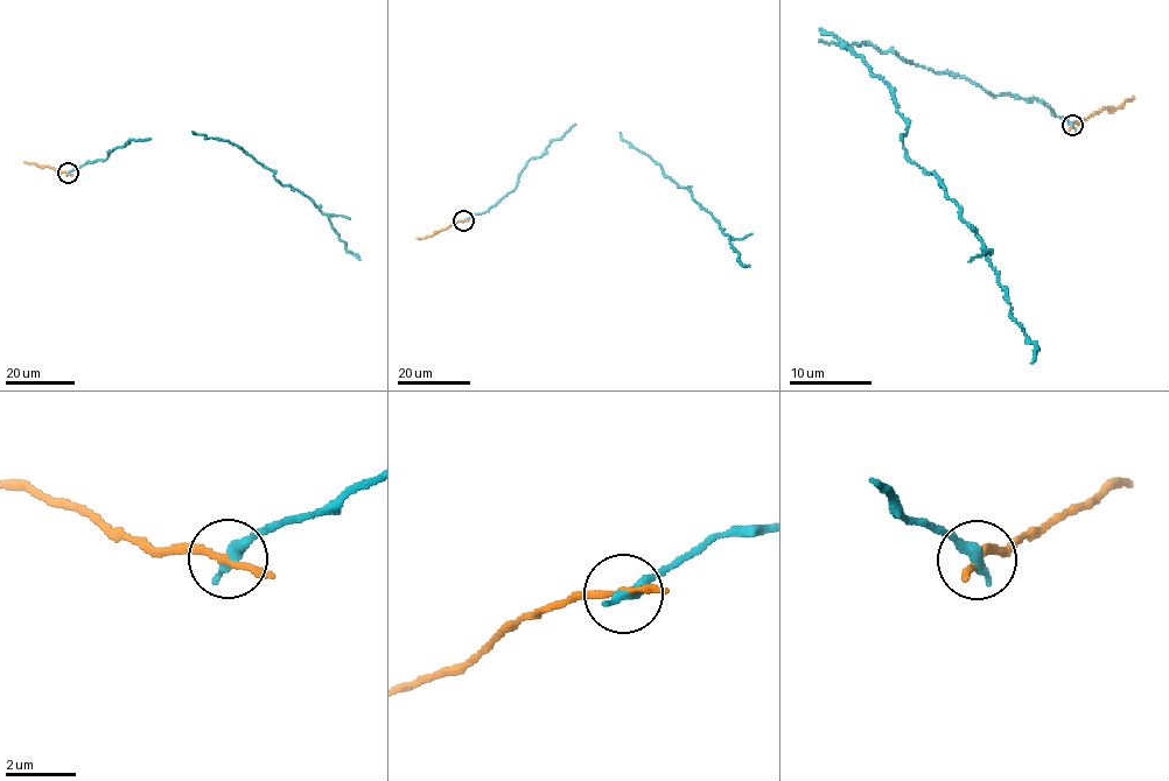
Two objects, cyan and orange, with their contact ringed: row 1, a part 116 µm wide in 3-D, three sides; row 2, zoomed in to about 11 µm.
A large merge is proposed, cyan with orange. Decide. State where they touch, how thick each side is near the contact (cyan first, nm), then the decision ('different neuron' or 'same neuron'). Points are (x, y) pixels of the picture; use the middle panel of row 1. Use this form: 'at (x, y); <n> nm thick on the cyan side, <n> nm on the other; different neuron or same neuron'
at (463, 220); 400 nm thick on the cyan side, 160 nm on the other; different neuron

